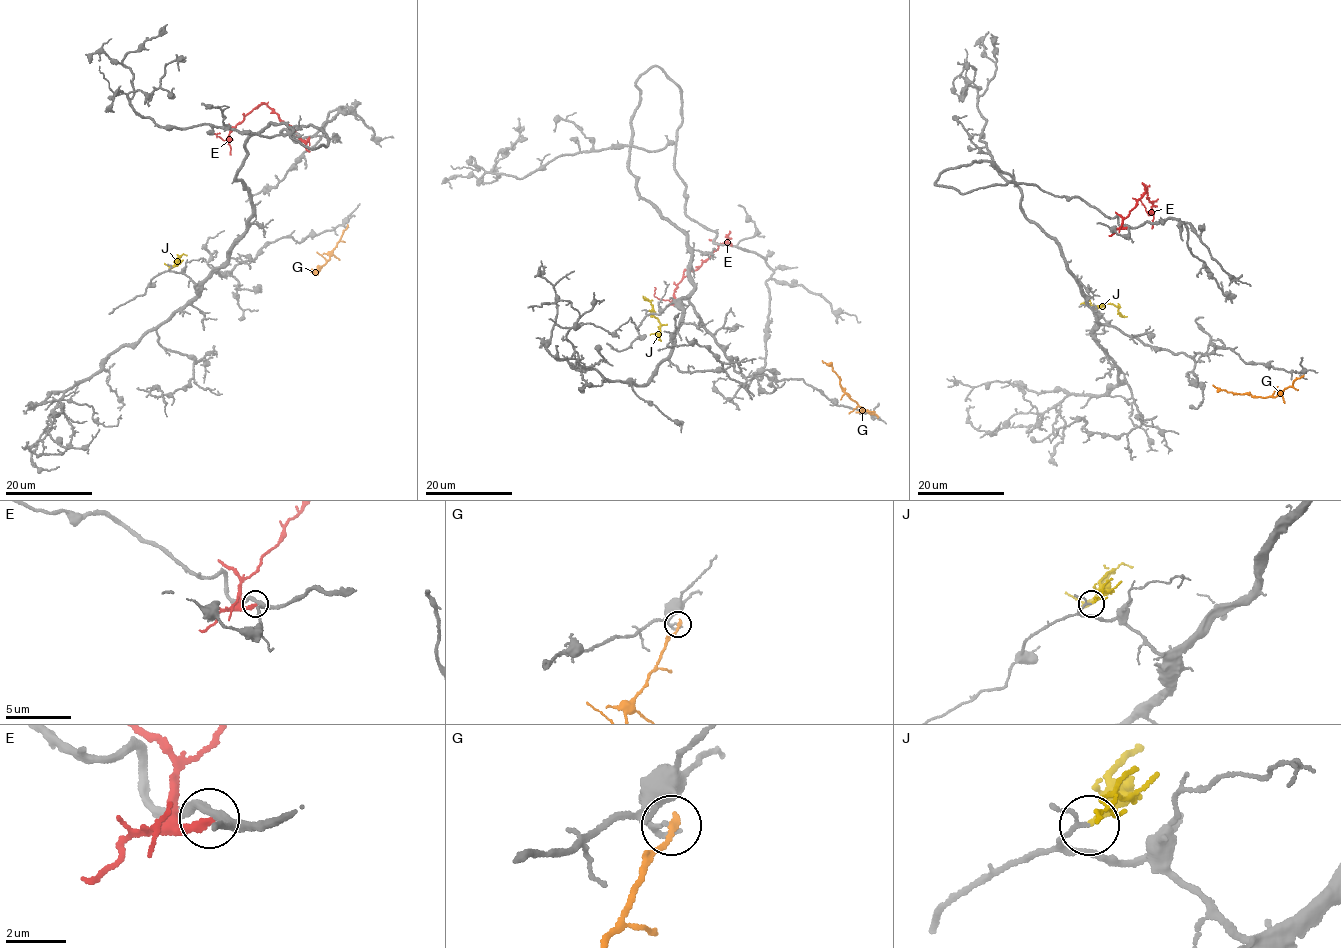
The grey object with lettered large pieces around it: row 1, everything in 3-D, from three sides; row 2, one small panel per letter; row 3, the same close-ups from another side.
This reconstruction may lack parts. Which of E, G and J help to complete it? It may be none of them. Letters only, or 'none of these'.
J

